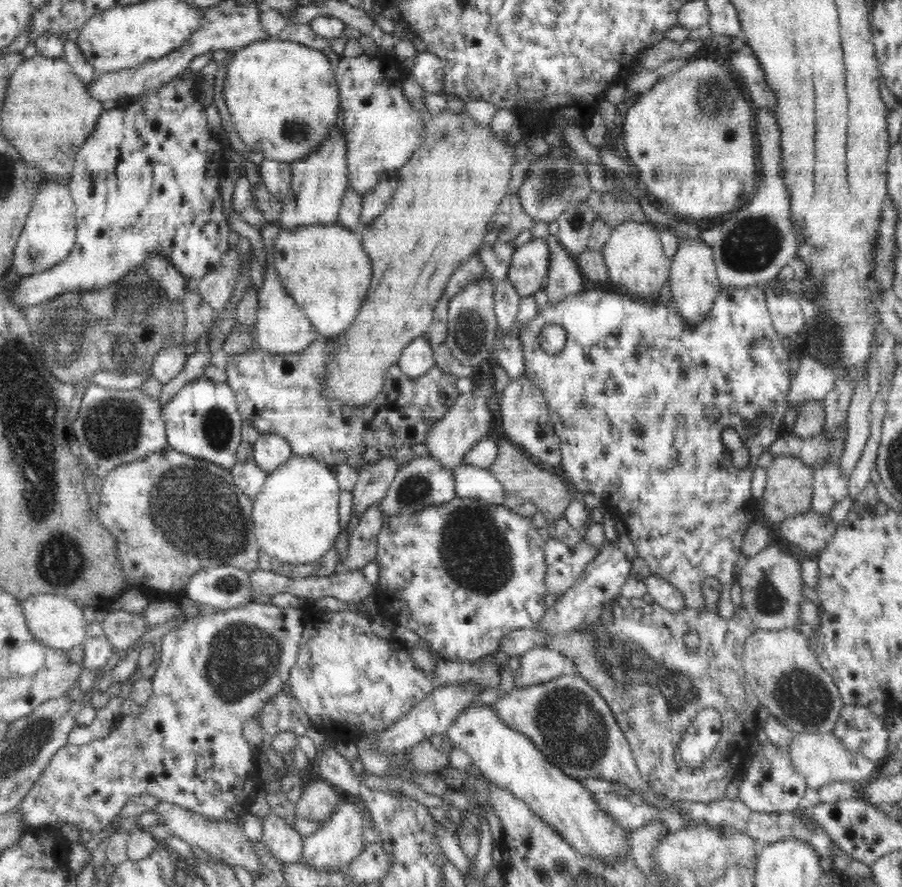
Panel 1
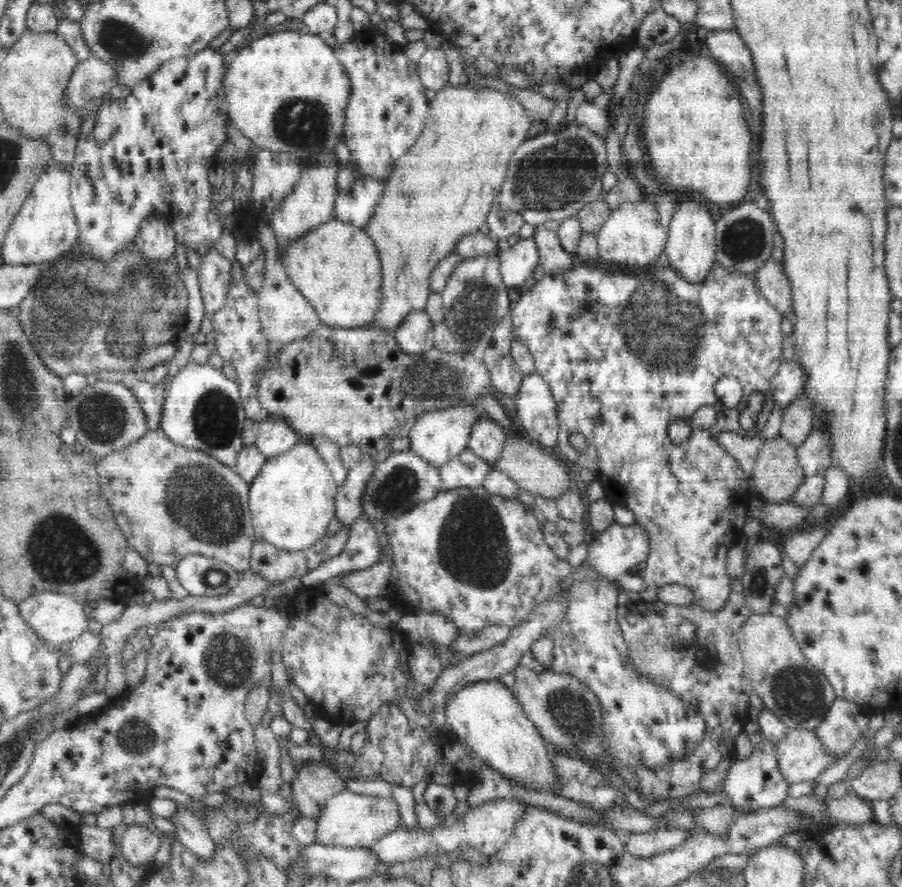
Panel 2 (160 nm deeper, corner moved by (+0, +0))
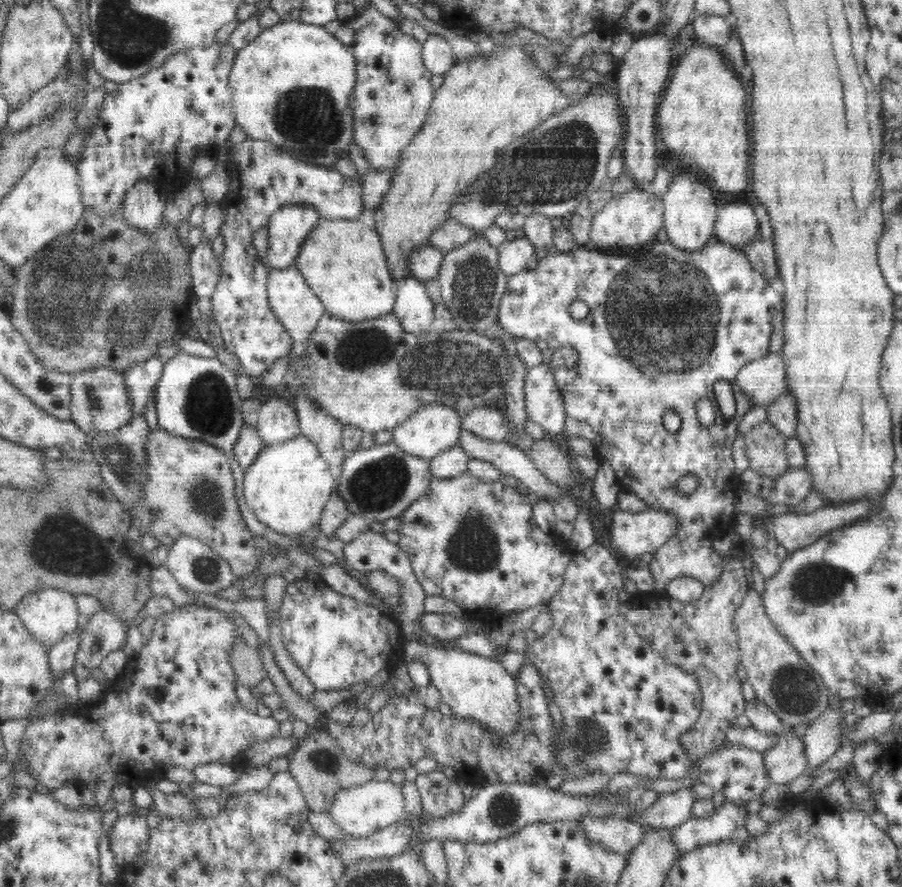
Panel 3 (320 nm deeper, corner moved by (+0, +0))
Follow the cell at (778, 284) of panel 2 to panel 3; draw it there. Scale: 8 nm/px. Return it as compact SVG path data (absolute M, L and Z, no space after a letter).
M756 237L744 248L743 254L747 257L748 262L762 274L768 282L771 278L779 277L776 256L774 256L773 240L768 238Z

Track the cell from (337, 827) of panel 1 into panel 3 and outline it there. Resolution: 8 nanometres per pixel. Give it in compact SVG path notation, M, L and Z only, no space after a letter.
M369 780L364 784L340 790L330 806L330 817L348 837L369 837L373 832L407 818L400 785L388 780Z

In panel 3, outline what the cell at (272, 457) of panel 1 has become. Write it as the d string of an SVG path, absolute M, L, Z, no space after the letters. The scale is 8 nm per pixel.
M272 396L261 404L258 412L258 435L265 445L280 444L300 435L296 409L288 397Z

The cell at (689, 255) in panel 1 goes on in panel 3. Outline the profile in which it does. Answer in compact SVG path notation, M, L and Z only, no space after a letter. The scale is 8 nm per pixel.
M684 169L673 176L668 190L661 196L664 207L664 224L668 240L681 250L696 252L708 244L708 239L715 234L717 209L715 193L703 176Z

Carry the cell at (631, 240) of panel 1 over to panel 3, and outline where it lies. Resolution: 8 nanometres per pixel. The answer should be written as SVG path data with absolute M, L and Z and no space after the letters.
M640 189L612 197L591 220L587 249L633 251L651 245L664 224L663 202L654 193Z

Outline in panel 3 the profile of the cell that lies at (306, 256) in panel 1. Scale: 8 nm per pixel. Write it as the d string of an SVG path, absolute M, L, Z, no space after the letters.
M321 218L305 240L297 257L294 271L300 271L300 274L304 276L306 283L324 303L326 313L329 315L348 321L361 321L393 312L393 304L397 297L396 284L388 269L378 231L365 226L362 220Z

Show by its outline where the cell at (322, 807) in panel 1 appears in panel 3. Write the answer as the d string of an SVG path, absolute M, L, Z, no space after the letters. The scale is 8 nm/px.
M311 730L310 735L298 745L288 756L288 771L299 784L300 791L308 809L314 812L328 813L334 796L344 790L359 784L364 784L374 778L375 770L366 767L364 763L352 761L344 755L344 749L328 732Z

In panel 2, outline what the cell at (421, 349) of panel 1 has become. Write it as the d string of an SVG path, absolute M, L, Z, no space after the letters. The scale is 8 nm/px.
M425 310L412 311L395 330L395 337L404 353L410 355L422 354L434 347L433 327L430 315Z

